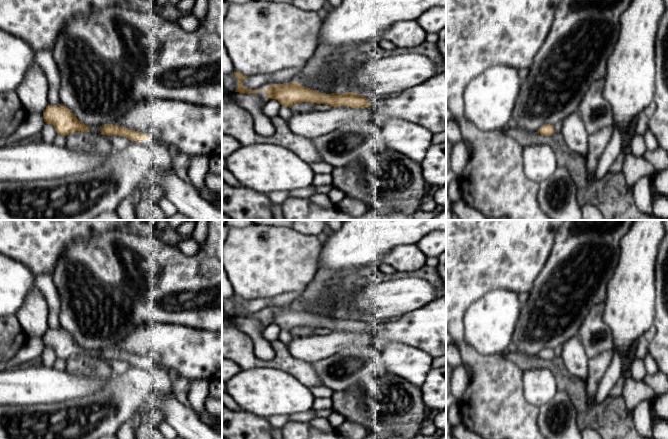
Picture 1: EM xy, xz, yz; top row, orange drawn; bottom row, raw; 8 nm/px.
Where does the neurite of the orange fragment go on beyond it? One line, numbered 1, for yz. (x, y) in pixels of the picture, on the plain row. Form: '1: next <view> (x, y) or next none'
1: next none

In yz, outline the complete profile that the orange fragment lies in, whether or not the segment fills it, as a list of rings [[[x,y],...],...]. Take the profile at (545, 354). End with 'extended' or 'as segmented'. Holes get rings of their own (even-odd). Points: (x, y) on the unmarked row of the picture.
[[[544,348],[538,354],[538,357],[540,357],[542,360],[550,360],[554,356],[554,350],[550,348]]] | as segmented

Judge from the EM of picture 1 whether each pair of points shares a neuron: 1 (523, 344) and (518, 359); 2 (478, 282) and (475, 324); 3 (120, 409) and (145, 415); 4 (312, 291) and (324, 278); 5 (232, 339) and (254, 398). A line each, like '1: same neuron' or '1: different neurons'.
1: different neurons
2: different neurons
3: different neurons
4: same neuron
5: different neurons

